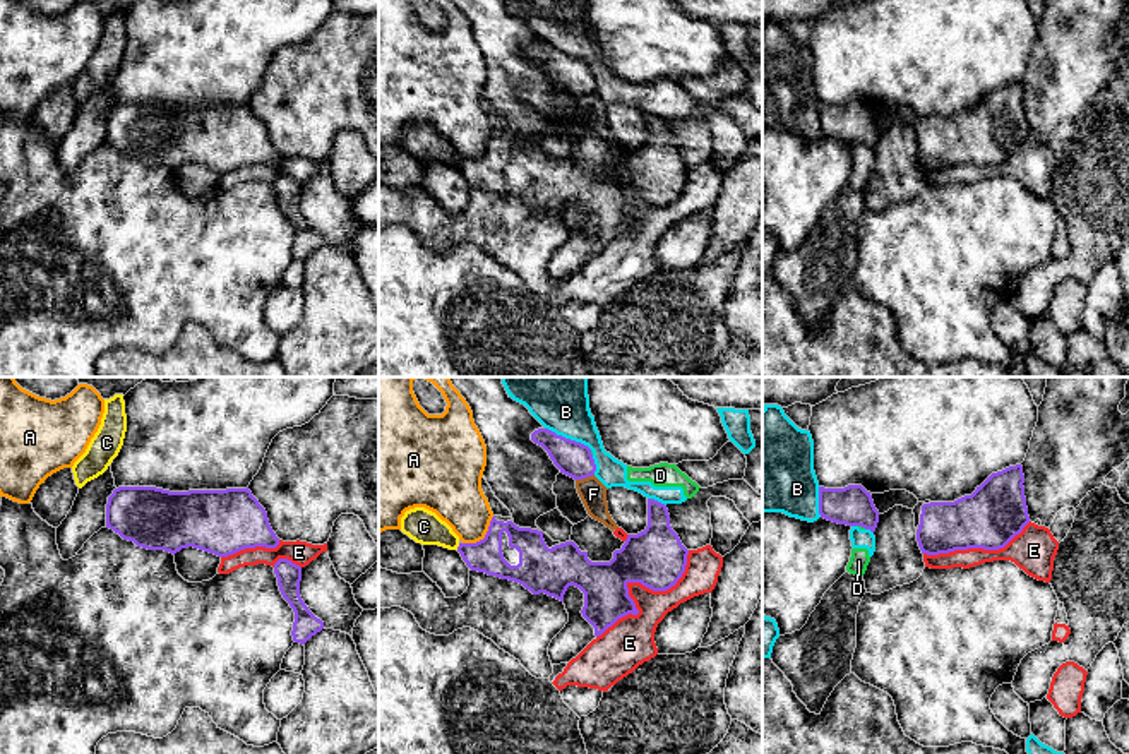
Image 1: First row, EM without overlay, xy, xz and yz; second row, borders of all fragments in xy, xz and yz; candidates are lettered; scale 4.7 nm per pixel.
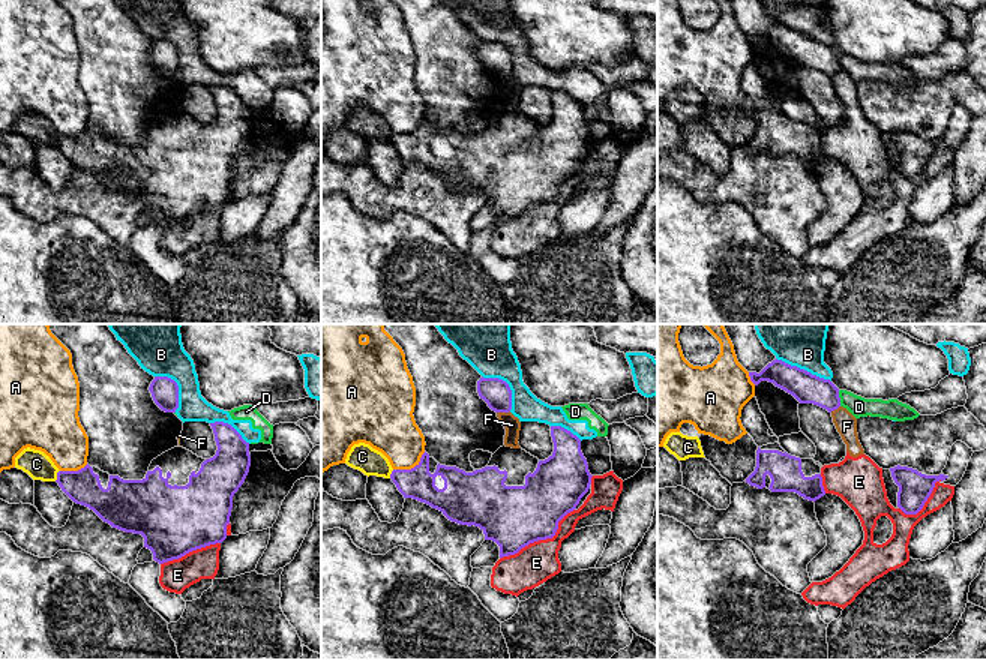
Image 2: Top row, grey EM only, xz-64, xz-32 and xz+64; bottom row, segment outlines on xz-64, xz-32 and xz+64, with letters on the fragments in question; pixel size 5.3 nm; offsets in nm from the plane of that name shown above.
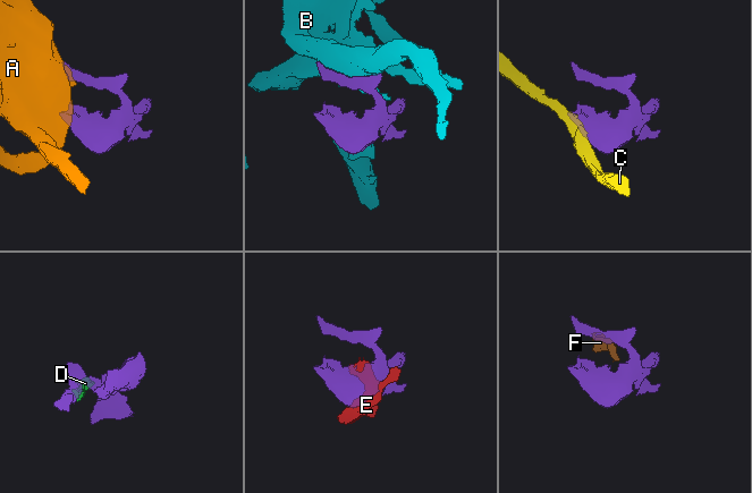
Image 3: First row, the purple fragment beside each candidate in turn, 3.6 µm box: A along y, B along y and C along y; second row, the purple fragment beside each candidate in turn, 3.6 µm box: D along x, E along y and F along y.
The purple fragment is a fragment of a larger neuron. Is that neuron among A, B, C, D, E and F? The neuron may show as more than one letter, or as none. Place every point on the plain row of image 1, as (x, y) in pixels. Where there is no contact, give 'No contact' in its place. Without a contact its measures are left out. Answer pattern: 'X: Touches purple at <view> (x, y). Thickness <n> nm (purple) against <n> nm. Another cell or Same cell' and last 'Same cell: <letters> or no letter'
A: Touches purple at xz (485, 153). Thickness 160 nm (purple) against 260 nm. Another cell
B: Touches purple at xz (569, 55). Thickness 160 nm (purple) against 240 nm. Another cell
C: Touches purple at xz (458, 163). Thickness 160 nm (purple) against 160 nm. Another cell
D: Touches purple at yz (862, 143). Thickness 190 nm (purple) against 20 nm. Another cell
E: Touches purple at xz (633, 197). Thickness 280 nm (purple) against 190 nm. Another cell
F: Touches purple at xz (585, 93). Thickness 160 nm (purple) against 130 nm. Another cell
Same cell: no letter

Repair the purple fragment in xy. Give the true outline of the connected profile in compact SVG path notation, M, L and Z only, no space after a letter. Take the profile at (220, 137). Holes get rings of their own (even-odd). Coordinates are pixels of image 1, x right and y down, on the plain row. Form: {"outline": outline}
{"outline": "M118 103L108 113L106 144L147 166L176 170L194 163L218 173L245 165L276 165L266 125L247 105L170 108L156 103Z"}

